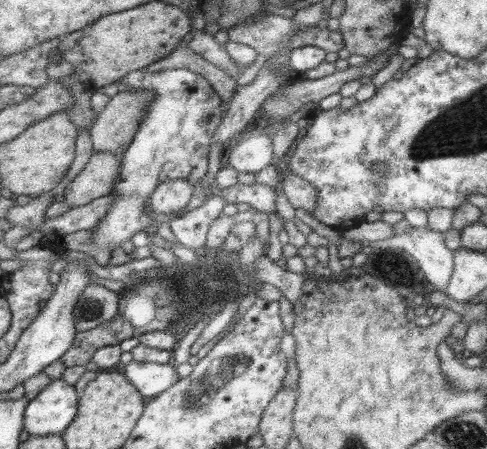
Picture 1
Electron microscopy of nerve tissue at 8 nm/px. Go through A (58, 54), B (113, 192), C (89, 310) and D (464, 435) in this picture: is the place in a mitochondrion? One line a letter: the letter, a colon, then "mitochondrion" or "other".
A: other
B: other
C: mitochondrion
D: mitochondrion

